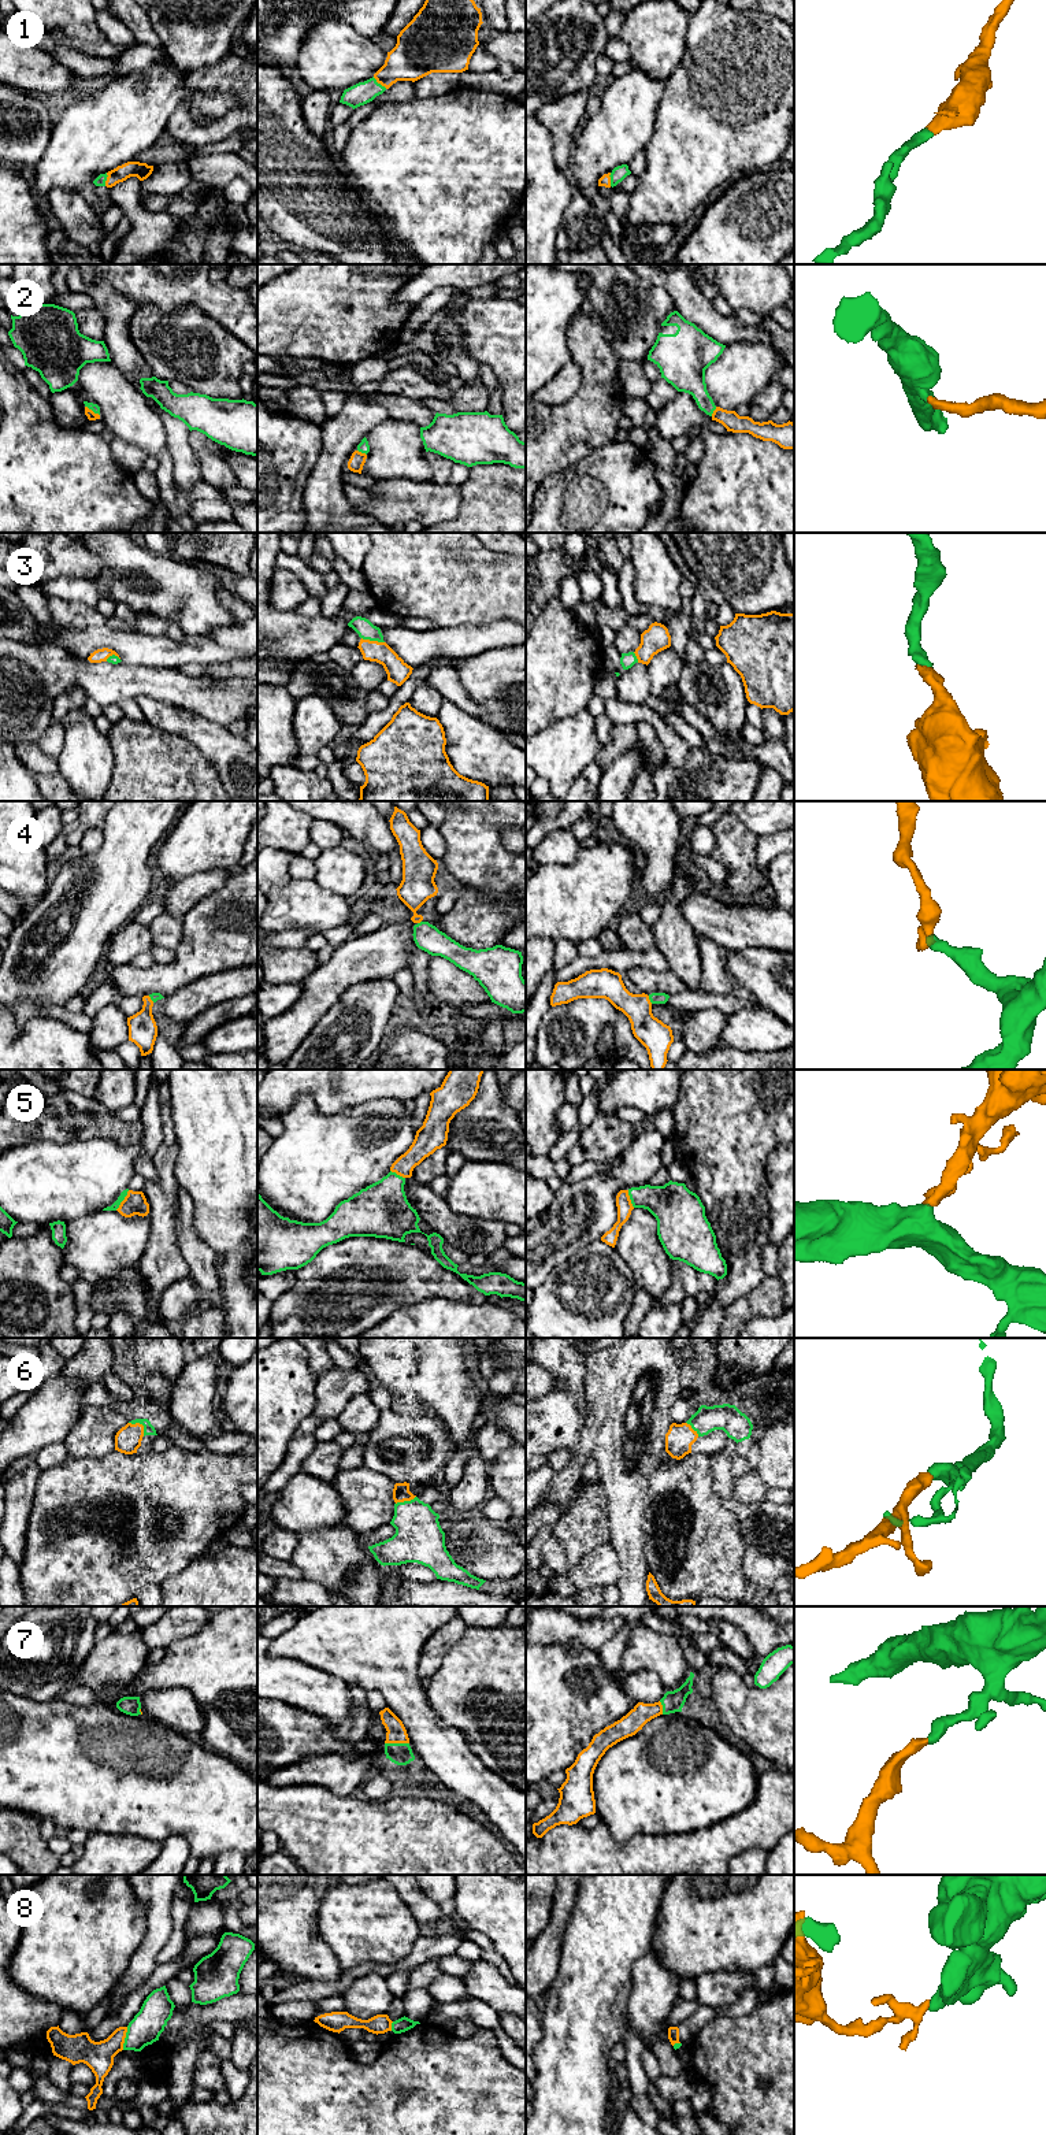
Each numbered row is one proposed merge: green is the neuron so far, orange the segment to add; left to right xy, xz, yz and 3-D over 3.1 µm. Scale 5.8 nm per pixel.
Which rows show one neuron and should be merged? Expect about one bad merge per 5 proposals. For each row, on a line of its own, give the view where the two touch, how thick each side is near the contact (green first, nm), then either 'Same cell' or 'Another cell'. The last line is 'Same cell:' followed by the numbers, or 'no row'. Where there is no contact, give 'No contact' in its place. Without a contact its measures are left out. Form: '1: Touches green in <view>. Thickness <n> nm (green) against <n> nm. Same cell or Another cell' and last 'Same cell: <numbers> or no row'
1: Touches green in xz. Thickness 130 nm (green) against 260 nm. Same cell
2: Touches green in xy. Thickness 50 nm (green) against 50 nm. Same cell
3: Touches green in xz. Thickness 110 nm (green) against 130 nm. Same cell
4: Touches green in yz. Thickness 60 nm (green) against 180 nm. Same cell
5: Touches green in xy. Thickness 50 nm (green) against 140 nm. Same cell
6: Touches green in xy. Thickness 60 nm (green) against 160 nm. Same cell
7: Touches green in xz. Thickness 130 nm (green) against 110 nm. Same cell
8: Touches green in xy. Thickness 190 nm (green) against 180 nm. Another cell
Same cell: 1, 2, 3, 4, 5, 6, 7

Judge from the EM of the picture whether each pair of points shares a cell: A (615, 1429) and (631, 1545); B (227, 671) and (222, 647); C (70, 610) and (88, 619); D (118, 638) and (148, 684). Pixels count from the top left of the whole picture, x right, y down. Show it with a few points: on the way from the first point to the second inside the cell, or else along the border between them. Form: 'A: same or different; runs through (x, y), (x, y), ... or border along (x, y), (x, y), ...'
A: same; runs through (619, 1457), (619, 1472), (626, 1481), (626, 1516)
B: different; border along (243, 658), (193, 663)
C: same; runs through (74, 614), (84, 616)
D: different; border along (122, 660), (130, 664), (167, 667)

